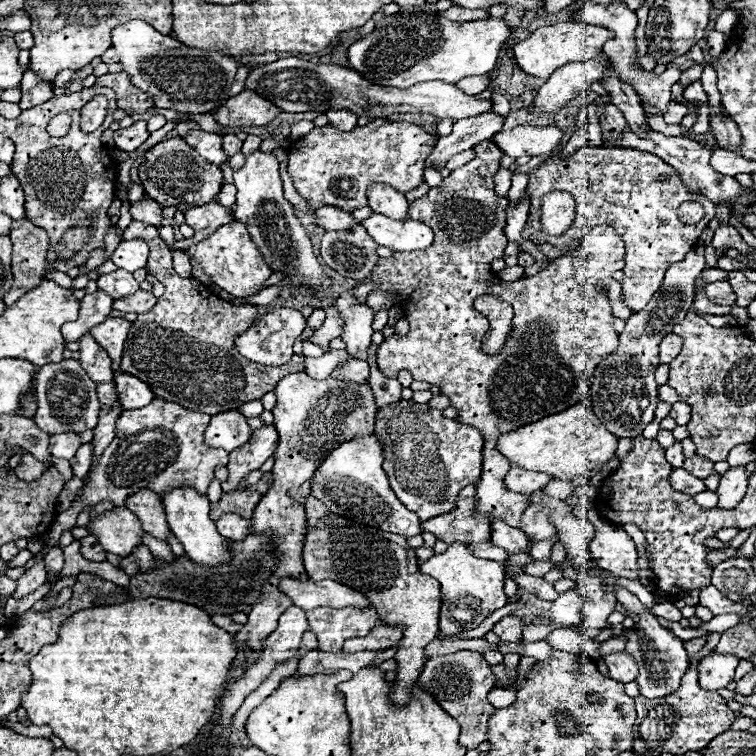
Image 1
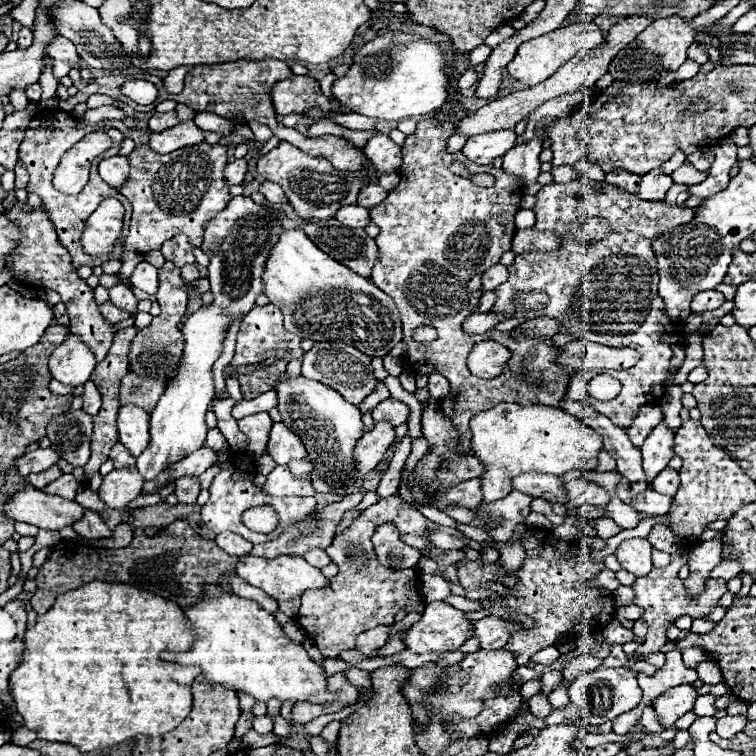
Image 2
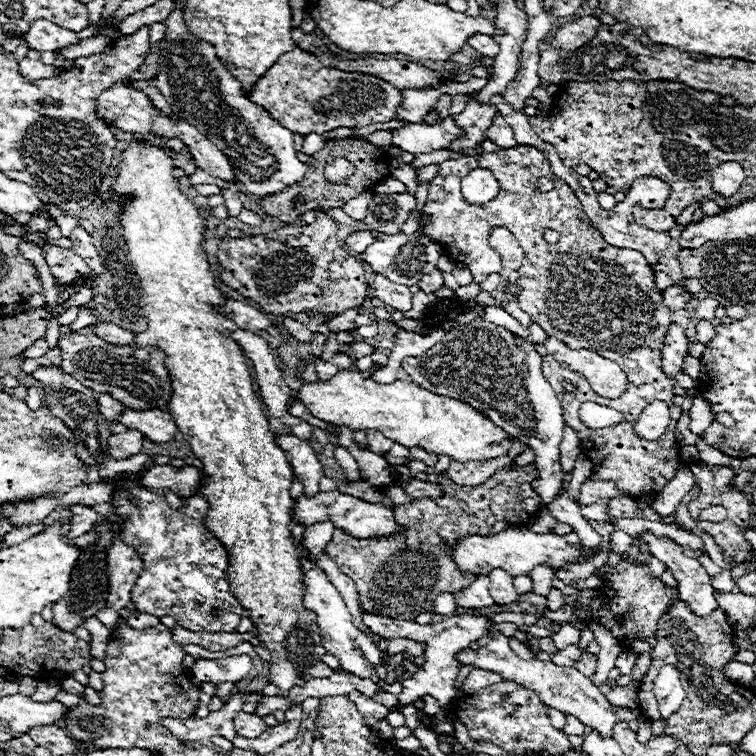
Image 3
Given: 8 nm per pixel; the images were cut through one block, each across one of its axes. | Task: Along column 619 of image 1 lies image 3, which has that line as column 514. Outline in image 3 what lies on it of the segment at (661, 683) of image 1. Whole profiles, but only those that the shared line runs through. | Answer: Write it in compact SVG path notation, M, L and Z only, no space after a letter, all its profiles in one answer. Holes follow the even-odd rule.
M494 568L488 576L490 576L490 594L498 606L508 606L518 602L518 594L512 586L512 576L508 576L500 568Z

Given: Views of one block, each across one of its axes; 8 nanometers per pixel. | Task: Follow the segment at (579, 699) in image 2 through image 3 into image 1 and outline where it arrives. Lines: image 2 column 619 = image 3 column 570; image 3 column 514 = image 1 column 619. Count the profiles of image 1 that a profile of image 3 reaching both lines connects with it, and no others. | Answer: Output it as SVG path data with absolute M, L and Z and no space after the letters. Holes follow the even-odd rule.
M626 652L606 656L606 664L608 664L608 676L616 682L626 684L638 676L638 666L636 666L634 658L628 656Z

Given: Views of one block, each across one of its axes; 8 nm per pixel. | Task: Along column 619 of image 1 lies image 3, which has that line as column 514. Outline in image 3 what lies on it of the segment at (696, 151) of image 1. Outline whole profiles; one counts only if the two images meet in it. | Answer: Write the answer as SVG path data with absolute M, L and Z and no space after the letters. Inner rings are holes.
M496 114L496 118L492 120L492 126L488 128L486 138L490 142L494 142L496 146L500 146L500 148L512 148L512 146L516 146L514 132L512 132L512 128L508 126L508 122L500 114Z

